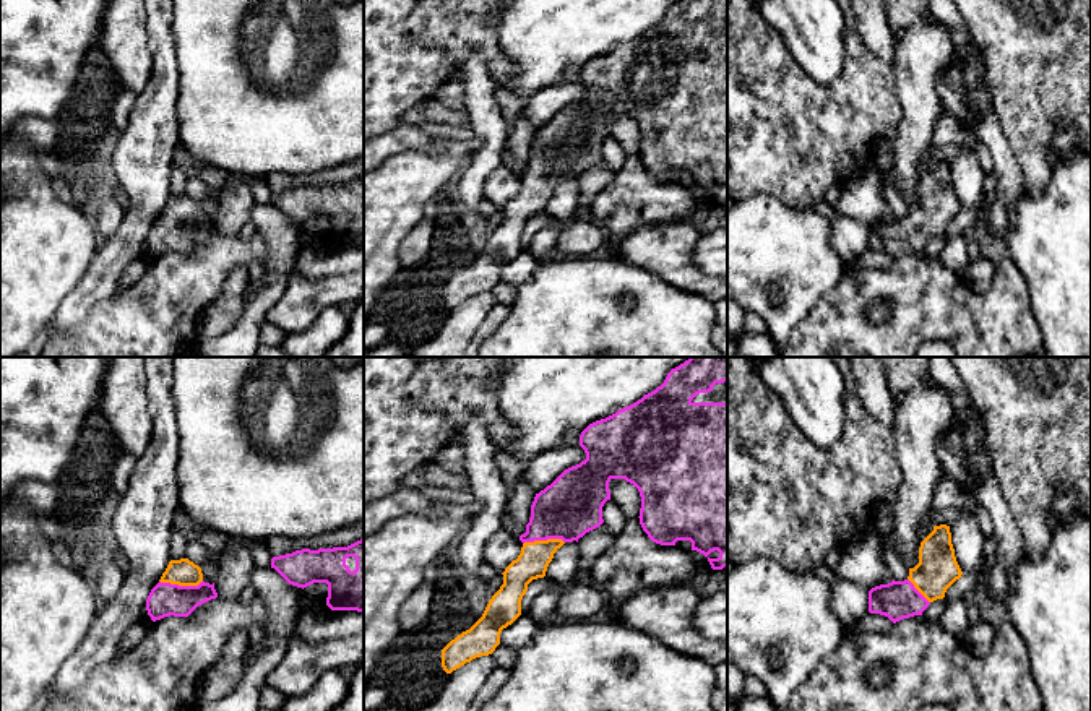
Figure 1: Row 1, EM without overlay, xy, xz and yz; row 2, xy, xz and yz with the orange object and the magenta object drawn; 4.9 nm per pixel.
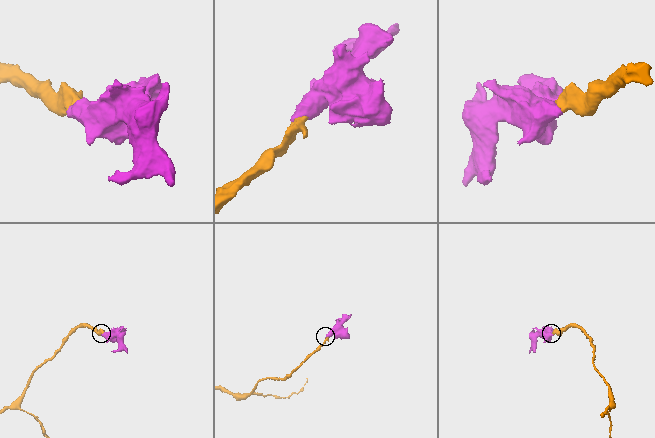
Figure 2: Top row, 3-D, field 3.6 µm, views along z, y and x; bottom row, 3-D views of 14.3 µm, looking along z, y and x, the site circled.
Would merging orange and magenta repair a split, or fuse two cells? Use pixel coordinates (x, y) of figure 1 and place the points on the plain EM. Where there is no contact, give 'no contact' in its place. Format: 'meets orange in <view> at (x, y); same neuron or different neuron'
meets orange in xy at (181, 221); same neuron

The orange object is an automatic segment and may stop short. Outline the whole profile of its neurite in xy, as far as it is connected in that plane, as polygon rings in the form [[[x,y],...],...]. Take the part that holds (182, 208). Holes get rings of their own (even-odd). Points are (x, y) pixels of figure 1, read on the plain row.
[[[188,195],[170,196],[146,235],[153,258],[164,253],[188,253],[198,242],[216,235],[214,219],[205,219],[198,201]]]

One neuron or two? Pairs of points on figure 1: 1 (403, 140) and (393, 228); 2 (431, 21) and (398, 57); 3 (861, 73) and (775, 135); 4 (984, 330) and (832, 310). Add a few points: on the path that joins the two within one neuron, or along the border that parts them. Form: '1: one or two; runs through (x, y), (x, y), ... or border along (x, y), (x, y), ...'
1: two; border along (439, 150), (405, 150), (388, 156), (380, 164)
2: two; border along (406, 18), (406, 30), (414, 38), (450, 54)
3: one; runs through (840, 94), (796, 135)
4: one; runs through (947, 328), (906, 328), (901, 333), (869, 333)

